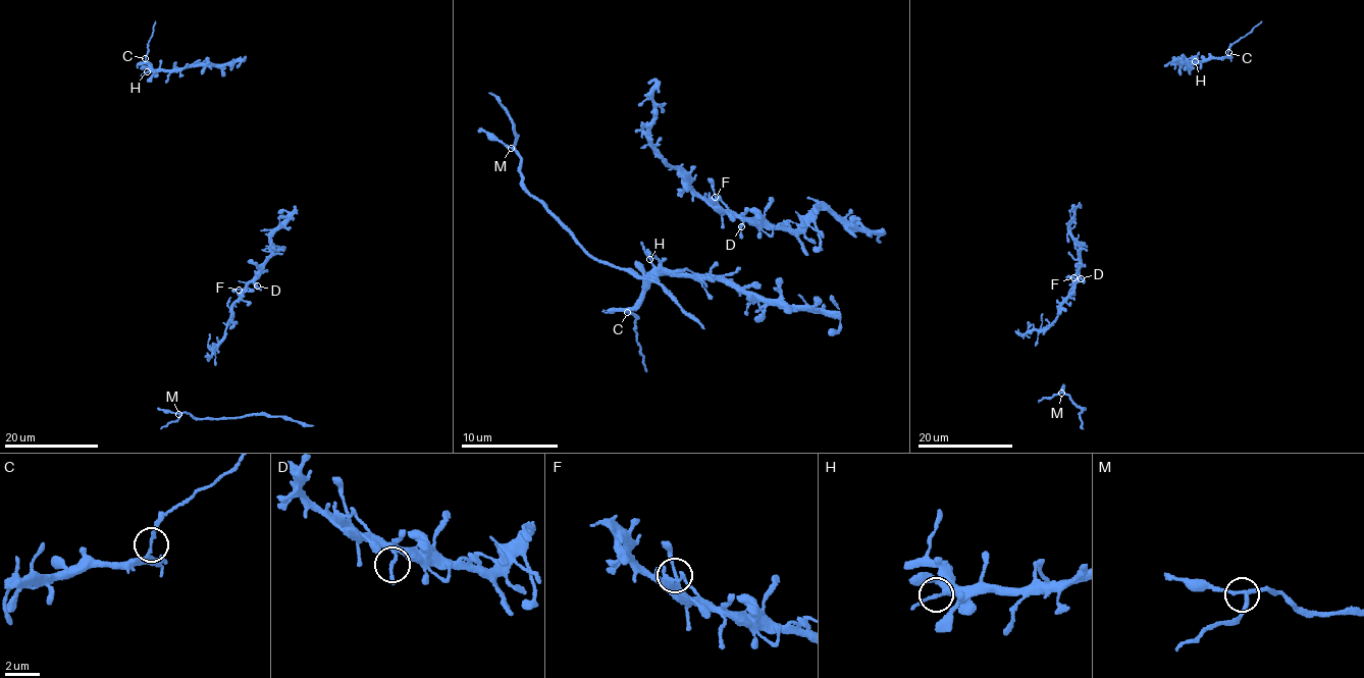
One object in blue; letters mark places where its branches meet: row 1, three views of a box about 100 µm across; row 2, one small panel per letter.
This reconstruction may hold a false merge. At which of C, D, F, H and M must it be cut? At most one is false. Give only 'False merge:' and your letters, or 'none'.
False merge: C

